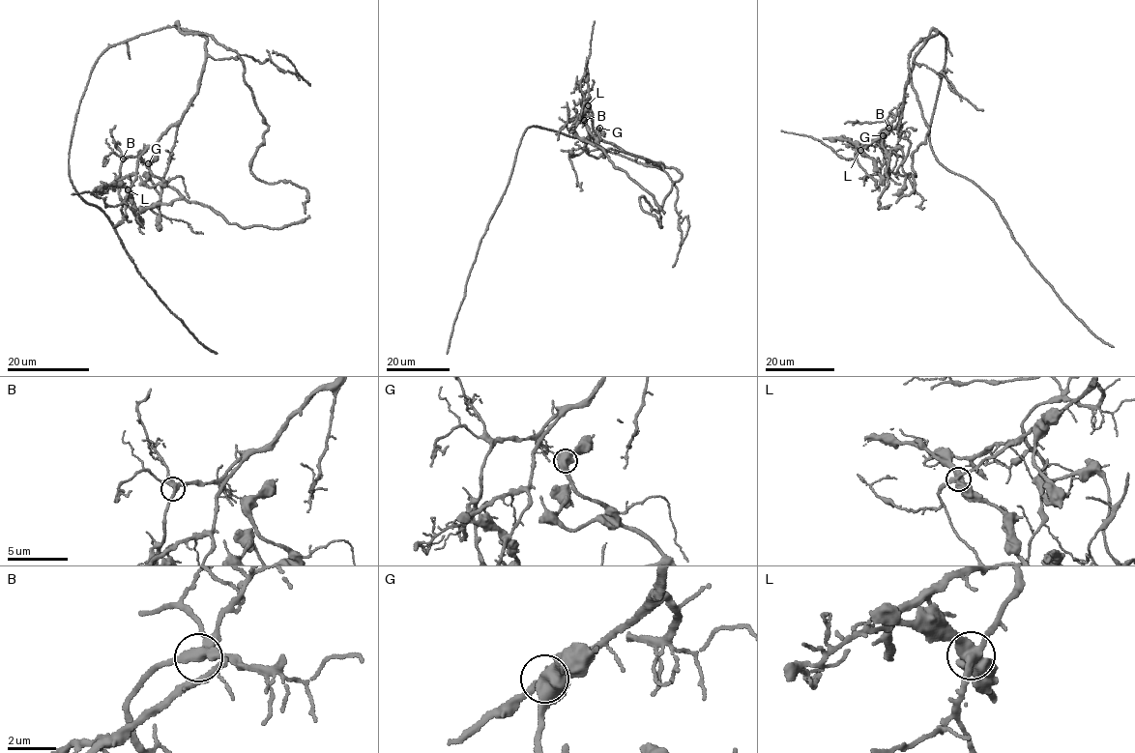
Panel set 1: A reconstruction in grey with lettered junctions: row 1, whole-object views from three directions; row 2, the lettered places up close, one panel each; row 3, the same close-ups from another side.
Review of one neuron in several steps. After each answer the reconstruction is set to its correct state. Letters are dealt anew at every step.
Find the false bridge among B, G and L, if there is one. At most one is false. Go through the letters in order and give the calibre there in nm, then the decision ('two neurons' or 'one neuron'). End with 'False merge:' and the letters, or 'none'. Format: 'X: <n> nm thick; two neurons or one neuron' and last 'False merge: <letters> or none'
B: 360 nm thick; one neuron
G: 550 nm thick; one neuron
L: 550 nm thick; one neuron
False merge: none

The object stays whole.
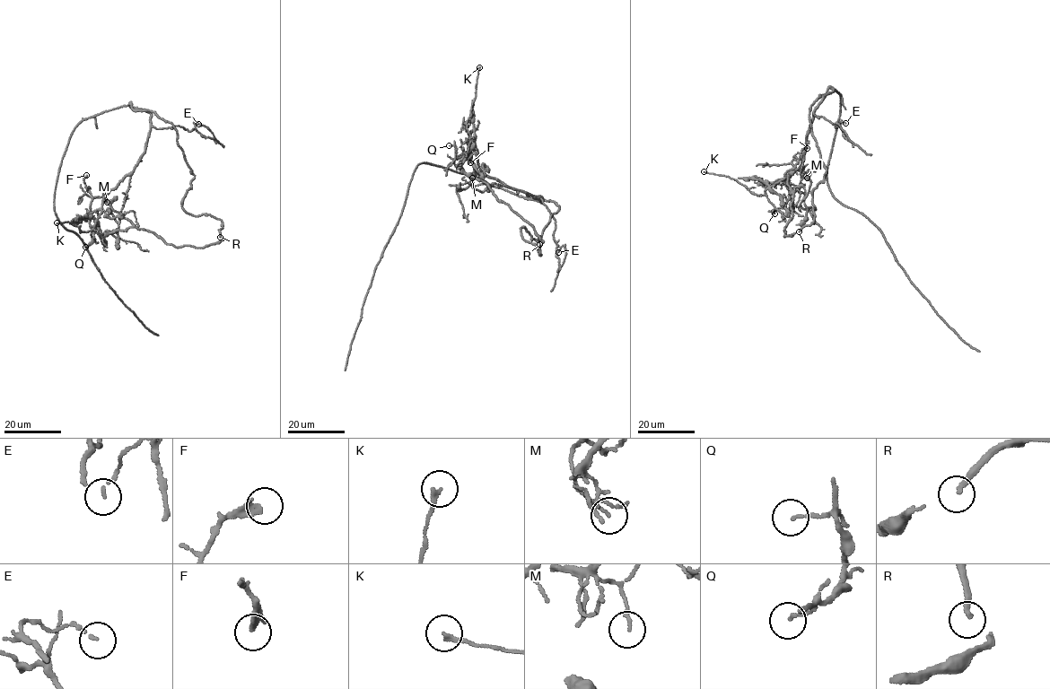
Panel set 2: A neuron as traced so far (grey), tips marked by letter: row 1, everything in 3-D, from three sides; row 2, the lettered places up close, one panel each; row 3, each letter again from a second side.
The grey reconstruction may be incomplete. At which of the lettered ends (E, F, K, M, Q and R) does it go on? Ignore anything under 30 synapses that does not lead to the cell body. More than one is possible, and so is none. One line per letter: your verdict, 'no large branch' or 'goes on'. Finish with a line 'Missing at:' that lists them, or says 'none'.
E: no large branch
F: no large branch
K: no large branch
M: no large branch
Q: no large branch
R: no large branch
Missing at: none

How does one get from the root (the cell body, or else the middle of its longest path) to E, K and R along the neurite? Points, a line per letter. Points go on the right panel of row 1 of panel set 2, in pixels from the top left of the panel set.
E: (840, 96), (835, 90), (823, 95), (813, 111), (835, 127), (839, 126), (849, 141), (836, 121), (845, 123)
K: (840, 96), (835, 90), (823, 95), (800, 165), (765, 195), (752, 193), (728, 176), (704, 171)
R: (840, 96), (829, 87), (809, 108), (812, 135), (826, 173), (813, 190), (814, 222), (799, 231)

